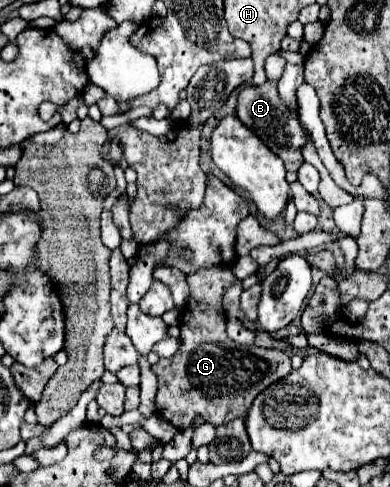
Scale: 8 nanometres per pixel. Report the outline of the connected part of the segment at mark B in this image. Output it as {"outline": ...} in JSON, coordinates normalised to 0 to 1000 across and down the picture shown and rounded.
{"outline":[[[682,164],[672,177],[626,177],[610,193],[605,234],[610,242],[708,316],[728,329],[733,349],[769,345],[769,312],[790,287],[790,271],[774,263],[764,230],[738,222],[708,185],[708,164]]]}

